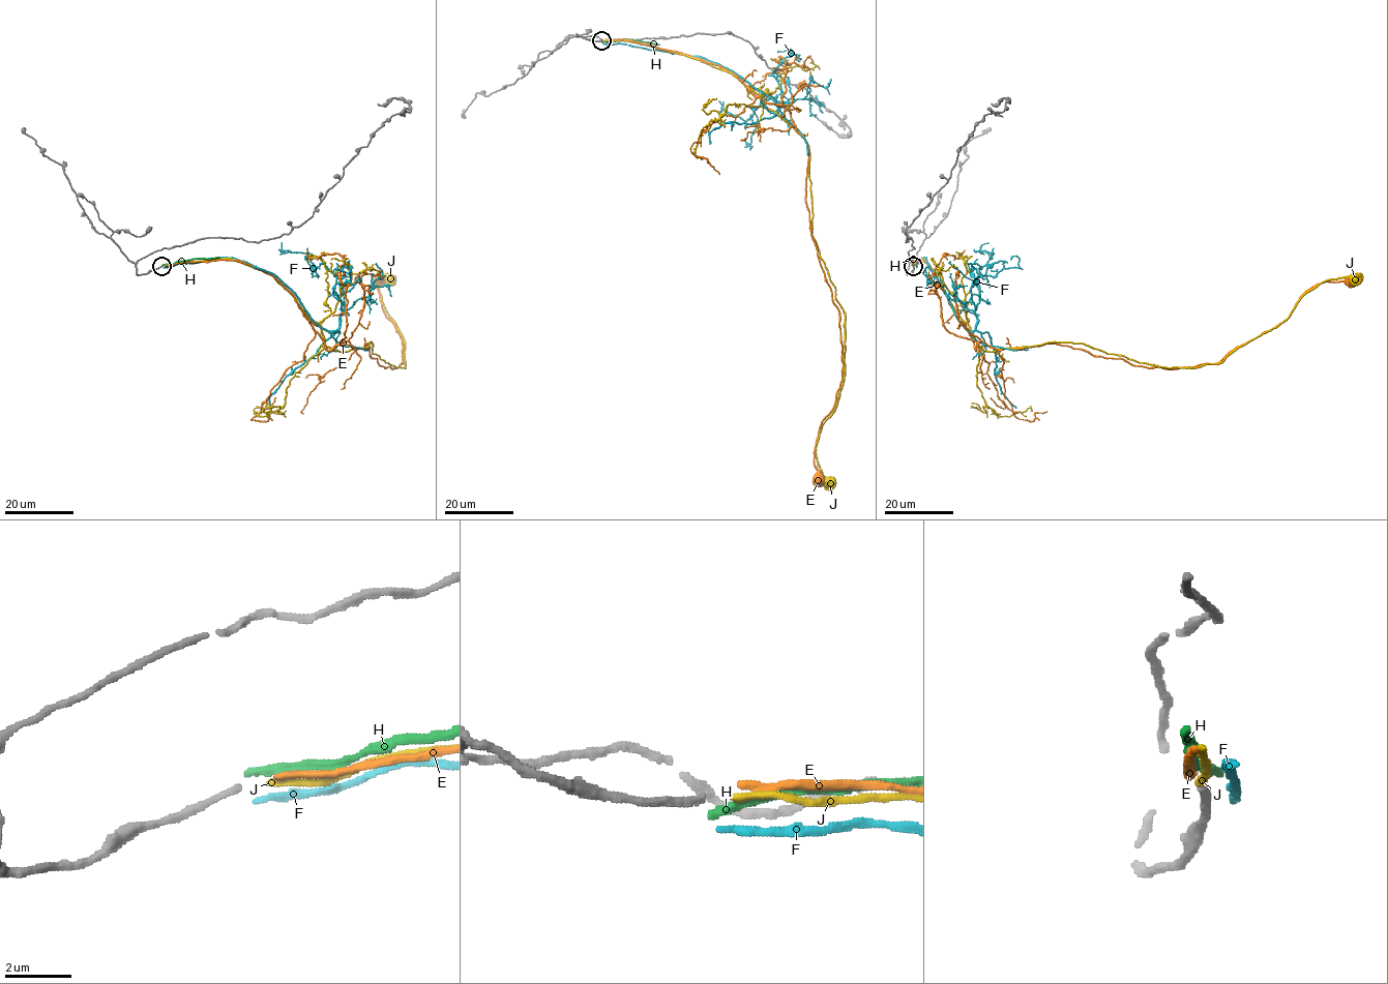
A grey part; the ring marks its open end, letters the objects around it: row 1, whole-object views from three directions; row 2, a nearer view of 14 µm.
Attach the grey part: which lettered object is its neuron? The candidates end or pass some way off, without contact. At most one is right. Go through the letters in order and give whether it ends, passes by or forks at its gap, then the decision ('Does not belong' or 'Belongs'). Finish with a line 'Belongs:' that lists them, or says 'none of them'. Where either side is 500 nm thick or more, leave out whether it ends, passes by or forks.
E: It ends there. Does not belong
F: It ends there. Does not belong
H: It ends there. Does not belong
J: It ends there. Does not belong
Belongs: none of them

